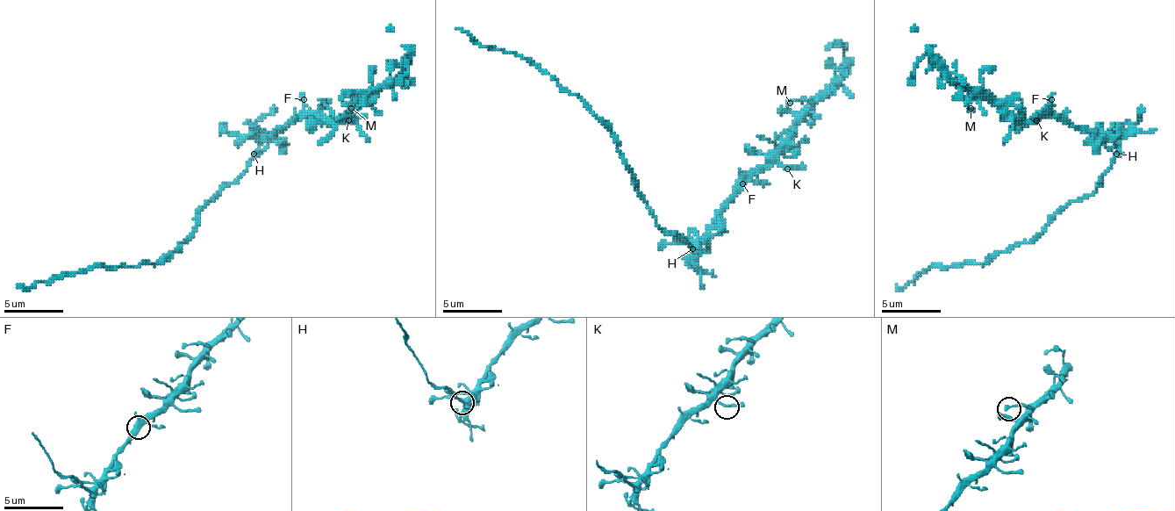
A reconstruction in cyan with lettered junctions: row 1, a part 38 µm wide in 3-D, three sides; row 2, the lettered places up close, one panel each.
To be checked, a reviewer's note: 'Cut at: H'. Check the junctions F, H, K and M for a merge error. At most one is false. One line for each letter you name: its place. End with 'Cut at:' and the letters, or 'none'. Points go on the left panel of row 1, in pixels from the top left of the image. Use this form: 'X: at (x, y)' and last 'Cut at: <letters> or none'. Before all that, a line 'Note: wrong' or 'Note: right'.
Note: right
H: at (254, 154)
Cut at: H

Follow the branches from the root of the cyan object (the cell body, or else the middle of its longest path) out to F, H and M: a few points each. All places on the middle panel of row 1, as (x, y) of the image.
F: (677, 234), (698, 249), (700, 237), (721, 205), (742, 181), (742, 183)
H: (677, 234), (691, 249)
M: (677, 234), (698, 249), (715, 213), (772, 160), (808, 106), (805, 100), (790, 103)

